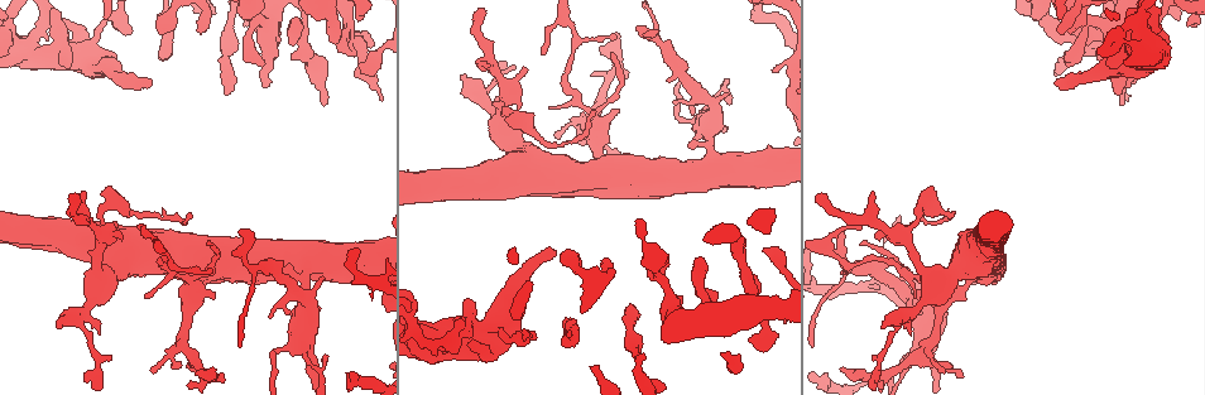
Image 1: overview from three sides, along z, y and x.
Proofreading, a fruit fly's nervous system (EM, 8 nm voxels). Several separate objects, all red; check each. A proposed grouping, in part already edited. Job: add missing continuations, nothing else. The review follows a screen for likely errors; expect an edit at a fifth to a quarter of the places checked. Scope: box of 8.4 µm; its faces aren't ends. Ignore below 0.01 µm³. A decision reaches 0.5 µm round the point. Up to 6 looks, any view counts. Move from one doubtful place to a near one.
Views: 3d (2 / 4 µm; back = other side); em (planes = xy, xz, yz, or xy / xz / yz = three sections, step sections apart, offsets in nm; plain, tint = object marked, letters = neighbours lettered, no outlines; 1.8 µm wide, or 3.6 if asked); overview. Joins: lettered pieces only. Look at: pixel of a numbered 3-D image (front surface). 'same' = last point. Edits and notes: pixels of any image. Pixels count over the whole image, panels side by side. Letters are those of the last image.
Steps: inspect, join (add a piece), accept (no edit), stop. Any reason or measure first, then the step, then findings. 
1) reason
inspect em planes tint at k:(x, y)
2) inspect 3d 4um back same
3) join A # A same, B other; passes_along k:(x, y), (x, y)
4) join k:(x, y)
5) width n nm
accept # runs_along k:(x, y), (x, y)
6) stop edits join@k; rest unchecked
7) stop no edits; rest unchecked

an open end
inspect 3d 4um at 1:(228, 260)

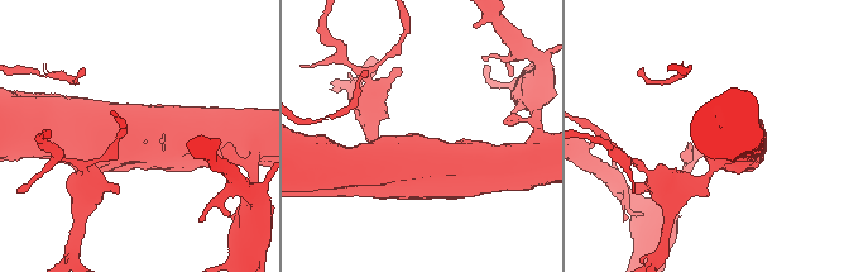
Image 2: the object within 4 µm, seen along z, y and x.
inspect em planes plain at 2:(421, 136)

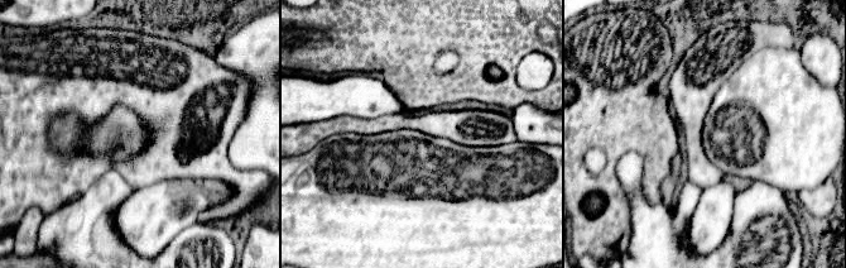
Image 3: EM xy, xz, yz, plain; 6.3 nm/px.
inspect em planes letters same

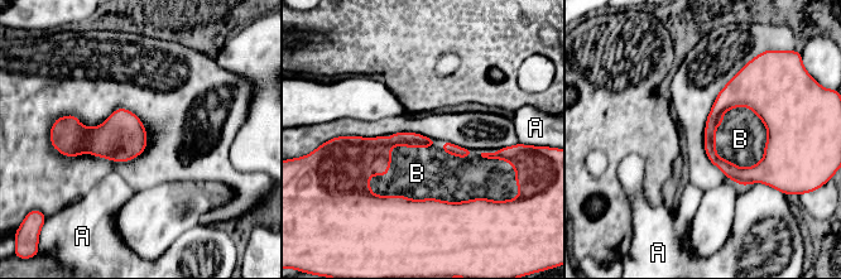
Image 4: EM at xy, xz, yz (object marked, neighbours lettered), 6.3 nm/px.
join B # A other, B same; the cell continues

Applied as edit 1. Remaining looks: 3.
inspect 3d 4um at 1:(140, 260)

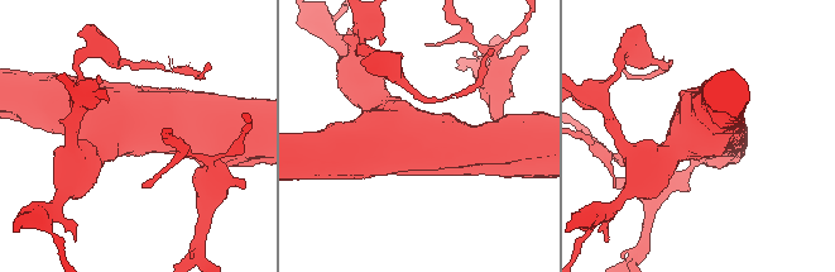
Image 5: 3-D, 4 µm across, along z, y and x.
now the EM
inspect em 3.6um planes letters at 5:(130, 130)

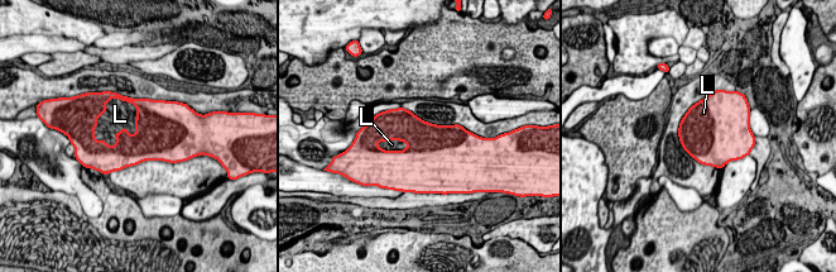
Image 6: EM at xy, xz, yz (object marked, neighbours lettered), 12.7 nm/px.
join L # L same; passes_along 6:(128, 147), (123, 128), (120, 114); the cell continues

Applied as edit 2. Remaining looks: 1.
branch stops here
inspect em planes letters at 1:(619, 35)

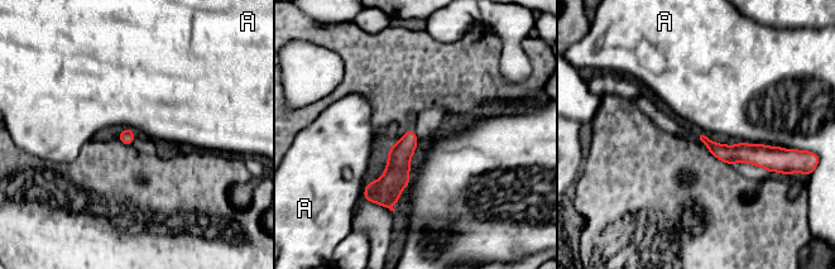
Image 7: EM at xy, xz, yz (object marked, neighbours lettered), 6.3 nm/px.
accept # A other; no lettered piece goes on from it

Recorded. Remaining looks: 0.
stop edits join@4, join@6; rest unchecked

